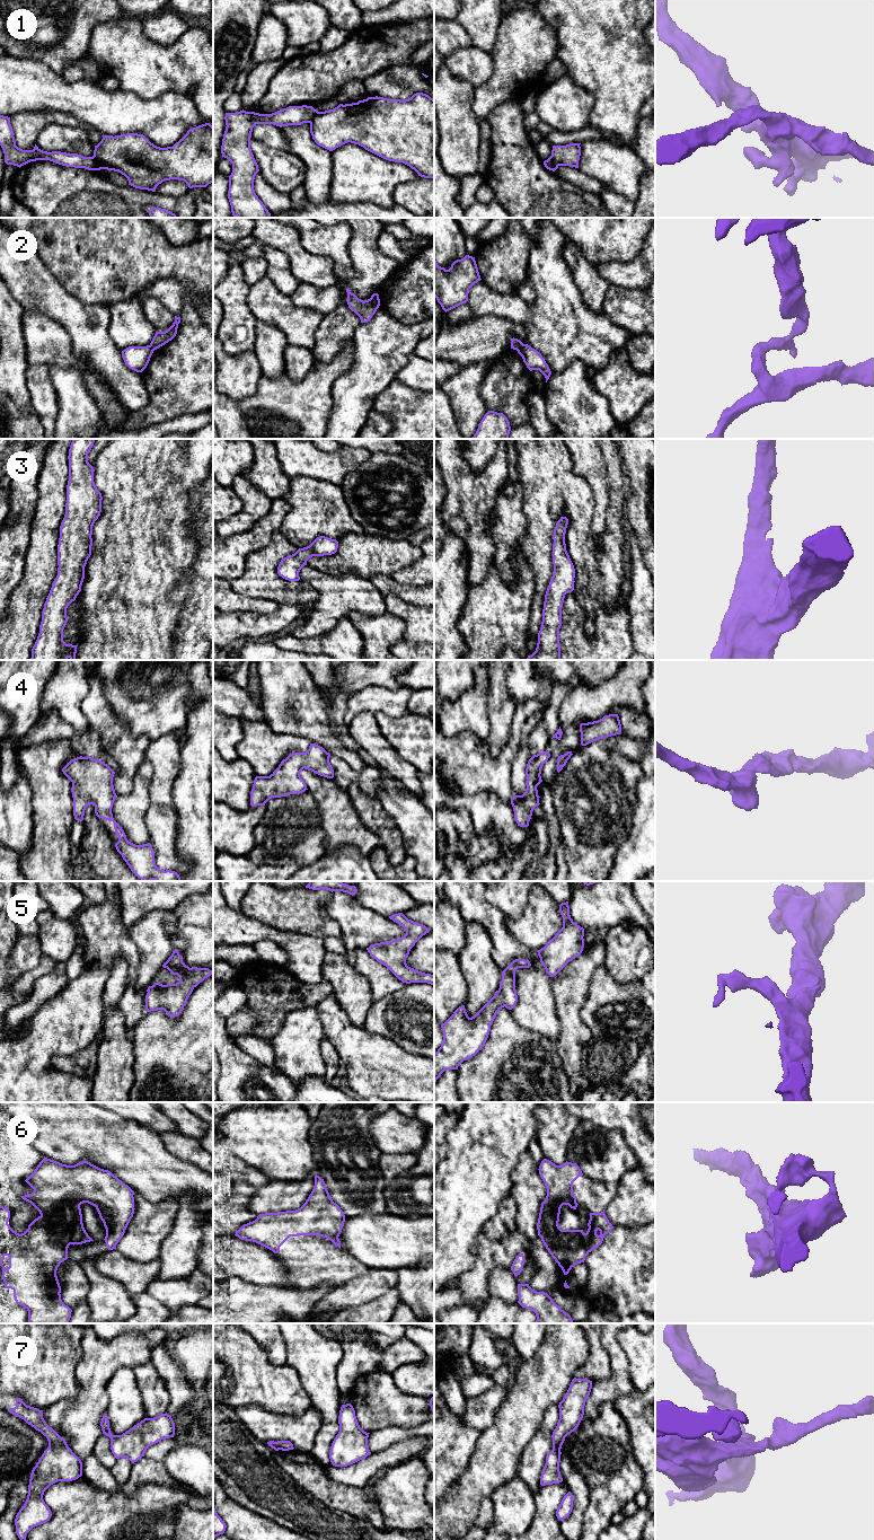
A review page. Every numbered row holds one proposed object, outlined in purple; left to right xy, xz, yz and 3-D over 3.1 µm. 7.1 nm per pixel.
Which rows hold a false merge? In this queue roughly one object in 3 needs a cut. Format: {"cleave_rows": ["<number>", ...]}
{"cleave_rows": ["1", "2", "7"]}

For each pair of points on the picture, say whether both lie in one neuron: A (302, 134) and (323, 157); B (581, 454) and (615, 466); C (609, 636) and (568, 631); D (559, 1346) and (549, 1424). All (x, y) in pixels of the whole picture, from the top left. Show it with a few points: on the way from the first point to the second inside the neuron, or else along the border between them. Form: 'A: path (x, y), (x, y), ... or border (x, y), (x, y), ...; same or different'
A: path (303, 140), (317, 154); same
B: border (601, 450), (605, 457), (609, 489); different
C: path (599, 644), (582, 644), (579, 641); same
D: border (557, 1404), (552, 1404), (548, 1407), (539, 1428); different

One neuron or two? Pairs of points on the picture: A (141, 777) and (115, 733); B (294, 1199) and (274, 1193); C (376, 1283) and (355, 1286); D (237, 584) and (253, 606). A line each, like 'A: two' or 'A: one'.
A: two
B: one
C: one
D: two

